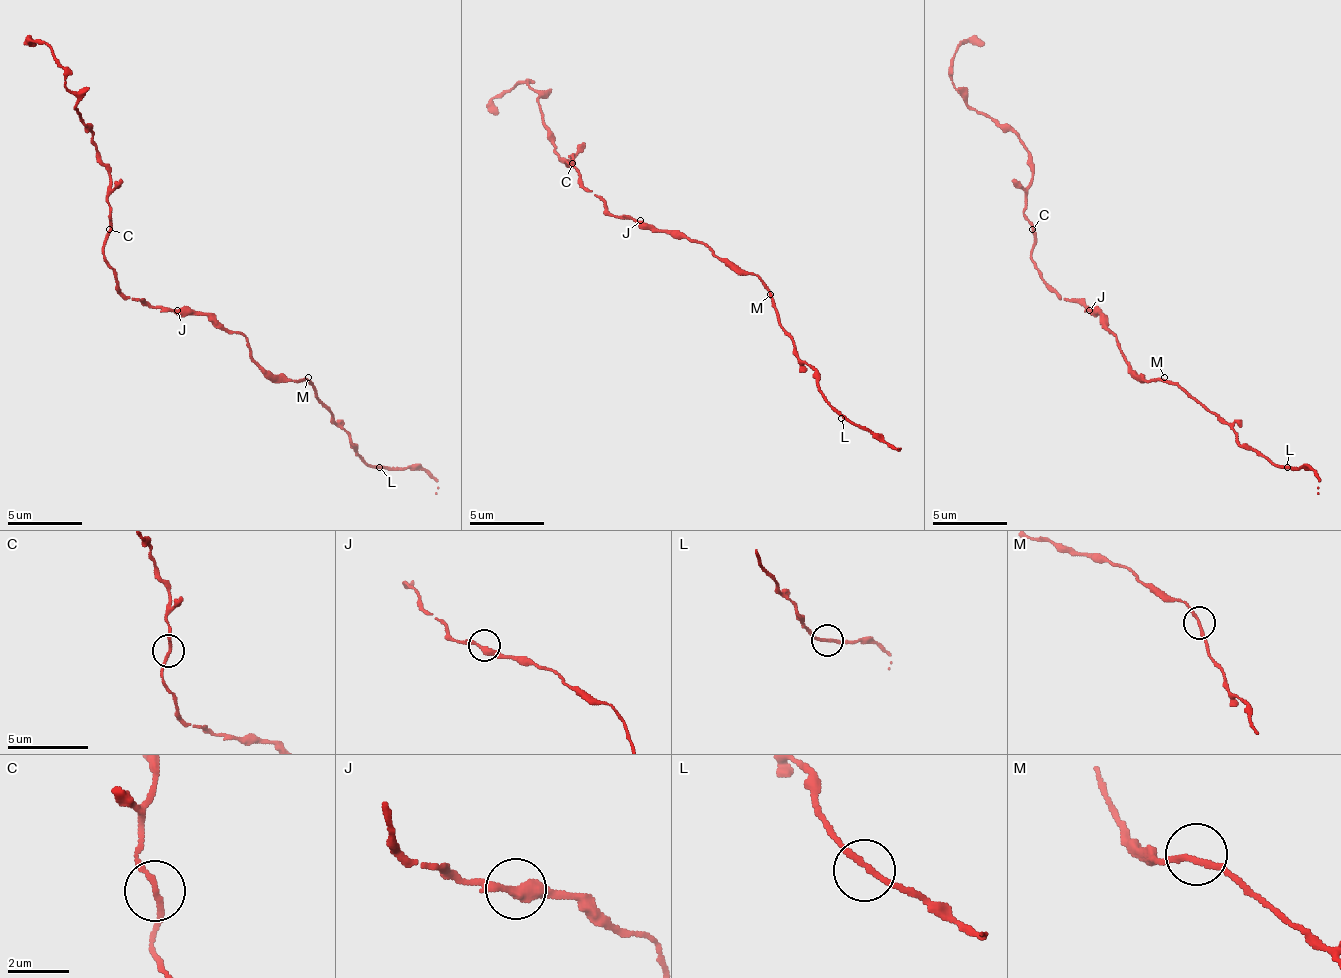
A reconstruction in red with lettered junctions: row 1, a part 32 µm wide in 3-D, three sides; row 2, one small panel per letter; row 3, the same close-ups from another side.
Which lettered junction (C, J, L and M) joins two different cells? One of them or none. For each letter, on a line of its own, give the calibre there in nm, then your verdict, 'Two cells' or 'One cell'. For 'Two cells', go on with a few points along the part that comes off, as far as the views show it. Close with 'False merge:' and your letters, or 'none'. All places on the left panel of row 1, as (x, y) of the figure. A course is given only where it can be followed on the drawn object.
C: Thickness 190 nm. One cell
J: Thickness 340 nm. One cell
L: Thickness 190 nm. One cell
M: Thickness 180 nm. One cell
False merge: none

